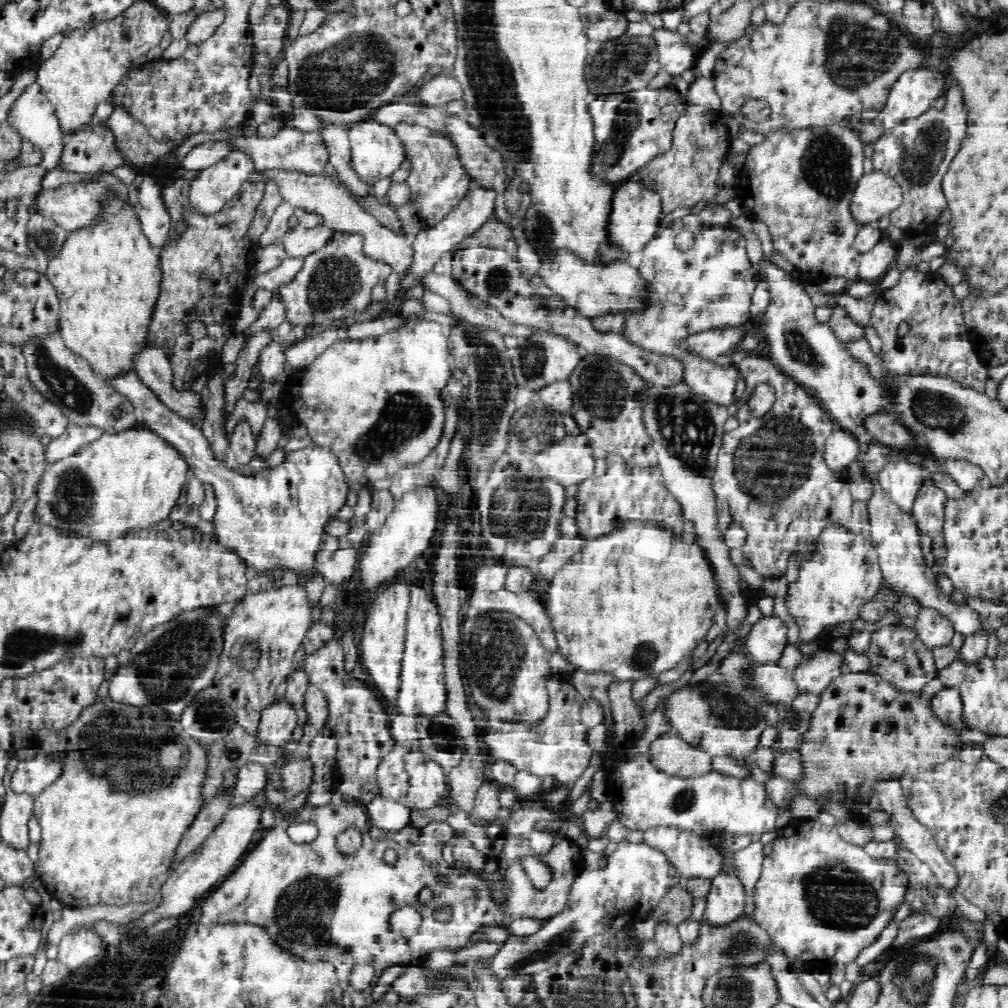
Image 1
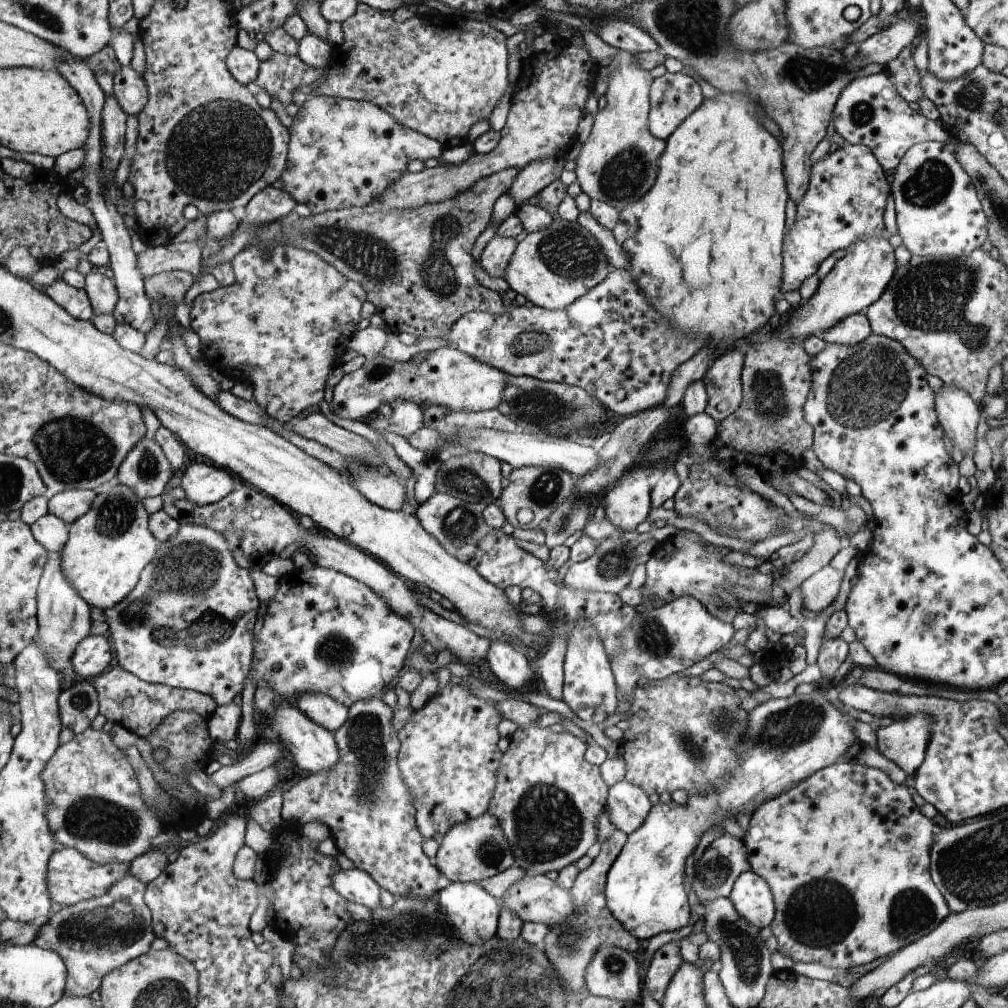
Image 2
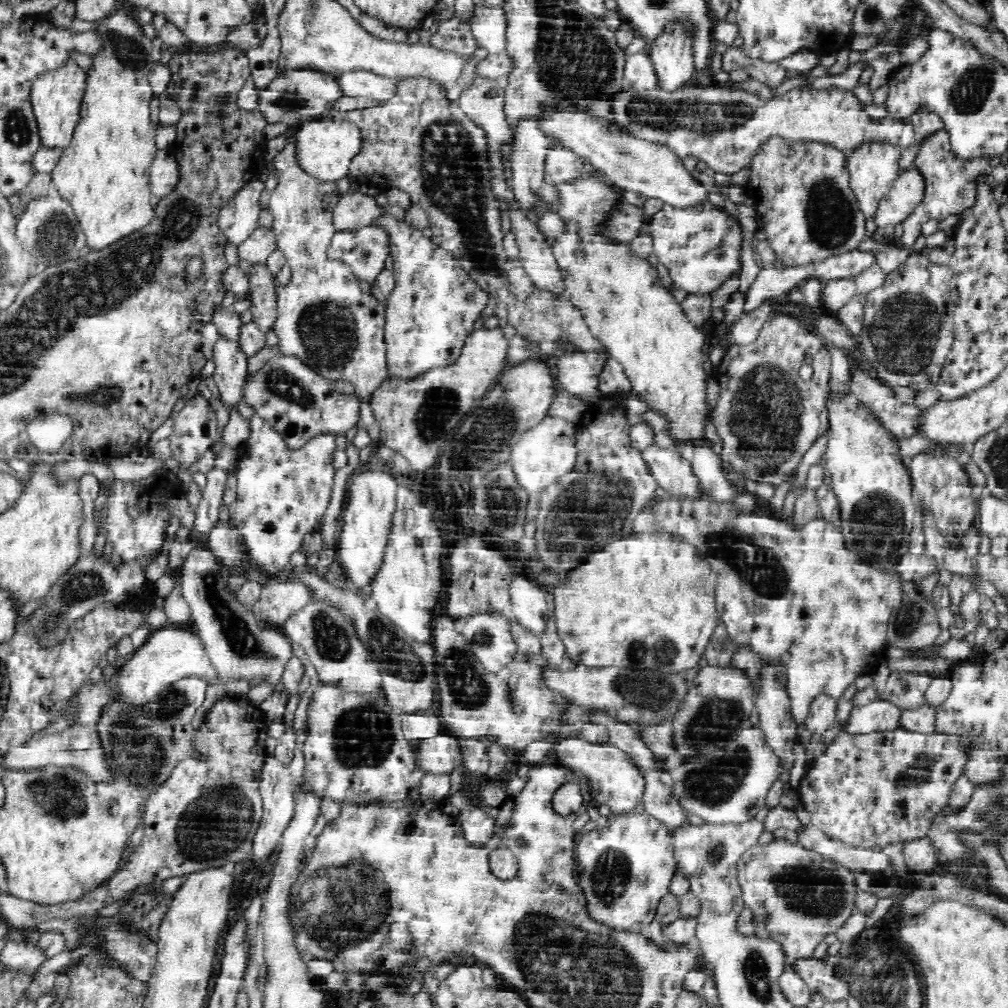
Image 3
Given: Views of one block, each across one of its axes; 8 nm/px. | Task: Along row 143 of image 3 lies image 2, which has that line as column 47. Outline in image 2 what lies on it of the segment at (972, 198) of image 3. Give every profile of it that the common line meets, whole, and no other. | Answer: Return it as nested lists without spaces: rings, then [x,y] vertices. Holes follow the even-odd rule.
[[[137,876],[123,878],[123,882],[117,882],[105,898],[63,908],[49,924],[43,926],[33,946],[57,952],[65,958],[69,966],[69,986],[65,990],[67,998],[89,998],[101,988],[101,982],[105,982],[109,974],[151,952],[157,932],[153,910],[145,902],[147,890],[149,884],[141,882]]]

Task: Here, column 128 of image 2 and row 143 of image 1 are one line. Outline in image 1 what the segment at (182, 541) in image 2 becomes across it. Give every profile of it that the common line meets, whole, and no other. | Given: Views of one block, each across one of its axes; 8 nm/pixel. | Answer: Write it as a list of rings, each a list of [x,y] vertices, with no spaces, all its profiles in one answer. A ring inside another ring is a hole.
[[[640,88],[626,94],[600,94],[592,98],[590,110],[598,136],[596,172],[610,182],[626,182],[636,176],[650,160],[670,148],[670,132],[676,120],[682,116],[686,100],[674,90],[650,90]]]

